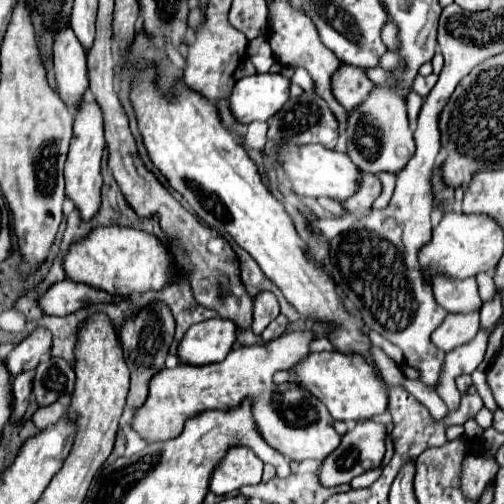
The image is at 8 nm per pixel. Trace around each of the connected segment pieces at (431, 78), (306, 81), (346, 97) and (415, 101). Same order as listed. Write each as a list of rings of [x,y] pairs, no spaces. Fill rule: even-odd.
[[[416,75],[416,79],[414,79],[414,83],[412,83],[412,91],[414,93],[418,93],[422,99],[432,91],[432,87],[436,85],[436,81],[438,81],[438,75],[428,75],[428,77],[422,77],[422,75]]]
[[[298,69],[298,71],[292,75],[292,83],[300,85],[304,91],[312,93],[312,79],[310,79],[310,75],[308,75],[304,69]]]
[[[342,65],[342,69],[334,75],[332,91],[342,107],[348,111],[358,109],[374,89],[374,83],[362,73],[362,69],[350,69],[350,65]]]
[[[410,93],[410,97],[408,97],[408,119],[410,119],[410,123],[416,121],[416,117],[420,113],[420,107],[422,107],[422,99],[418,95]]]

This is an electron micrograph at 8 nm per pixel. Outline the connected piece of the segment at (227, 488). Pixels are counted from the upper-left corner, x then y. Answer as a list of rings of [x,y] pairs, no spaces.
[[[232,447],[216,467],[210,481],[210,491],[214,495],[228,495],[244,485],[260,483],[262,467],[264,463],[254,455],[252,449]]]

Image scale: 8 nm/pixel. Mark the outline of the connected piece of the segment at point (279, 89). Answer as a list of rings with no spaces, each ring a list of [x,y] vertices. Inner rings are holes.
[[[256,73],[236,81],[230,95],[230,109],[240,123],[248,125],[276,115],[288,97],[290,79],[280,73]]]

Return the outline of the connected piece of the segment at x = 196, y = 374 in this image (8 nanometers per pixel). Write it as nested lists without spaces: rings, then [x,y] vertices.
[[[284,333],[282,337],[264,345],[232,349],[220,363],[196,367],[180,363],[174,369],[164,367],[150,379],[148,399],[132,415],[130,427],[148,443],[174,439],[182,433],[184,421],[196,413],[208,409],[232,409],[250,395],[254,397],[256,425],[268,445],[292,461],[300,463],[304,459],[316,459],[322,463],[340,445],[342,439],[334,431],[332,415],[316,397],[304,389],[292,385],[276,387],[272,381],[276,371],[290,369],[308,353],[310,339],[312,333]]]

